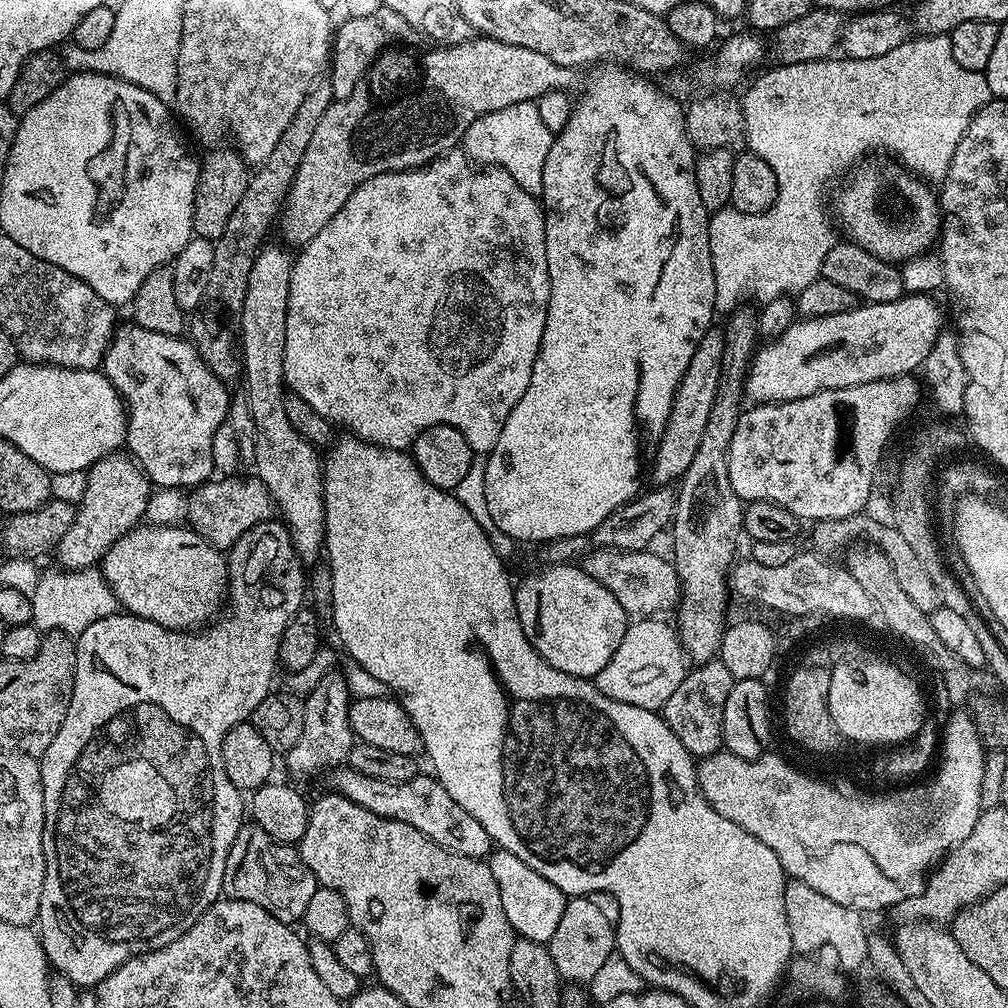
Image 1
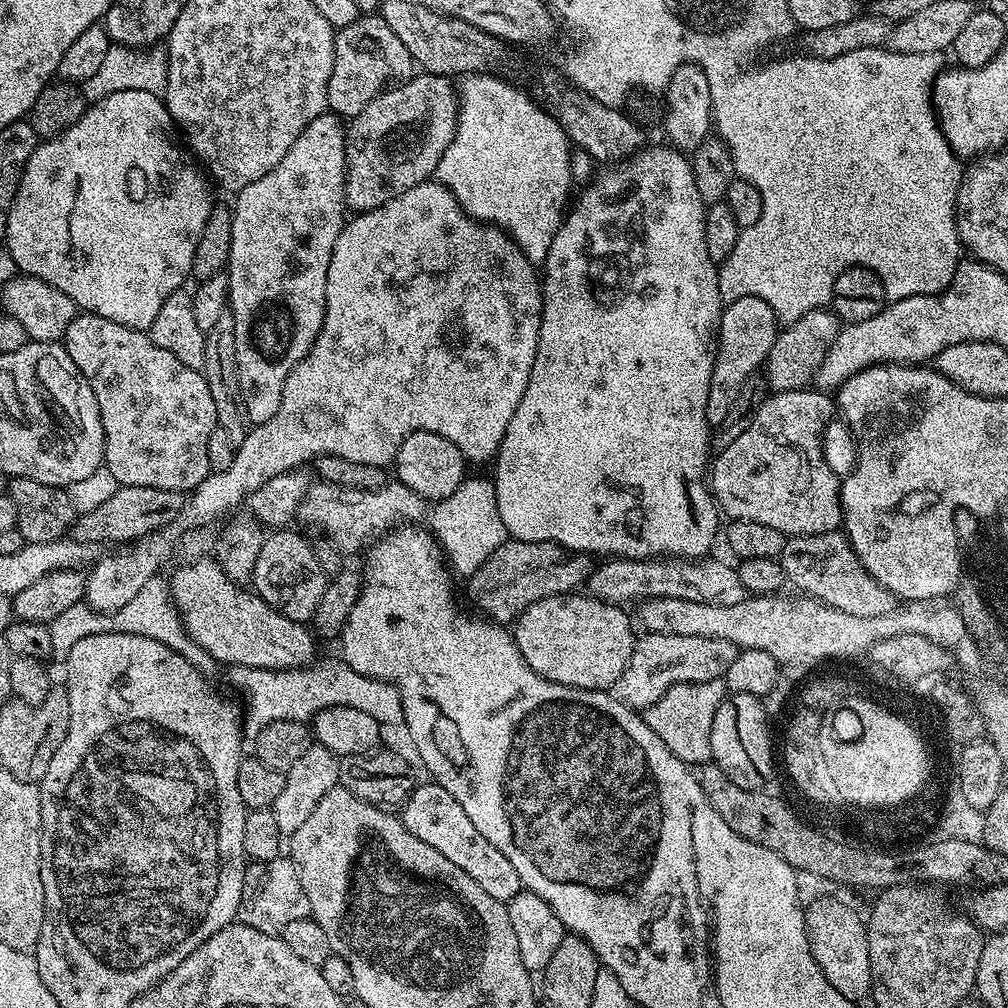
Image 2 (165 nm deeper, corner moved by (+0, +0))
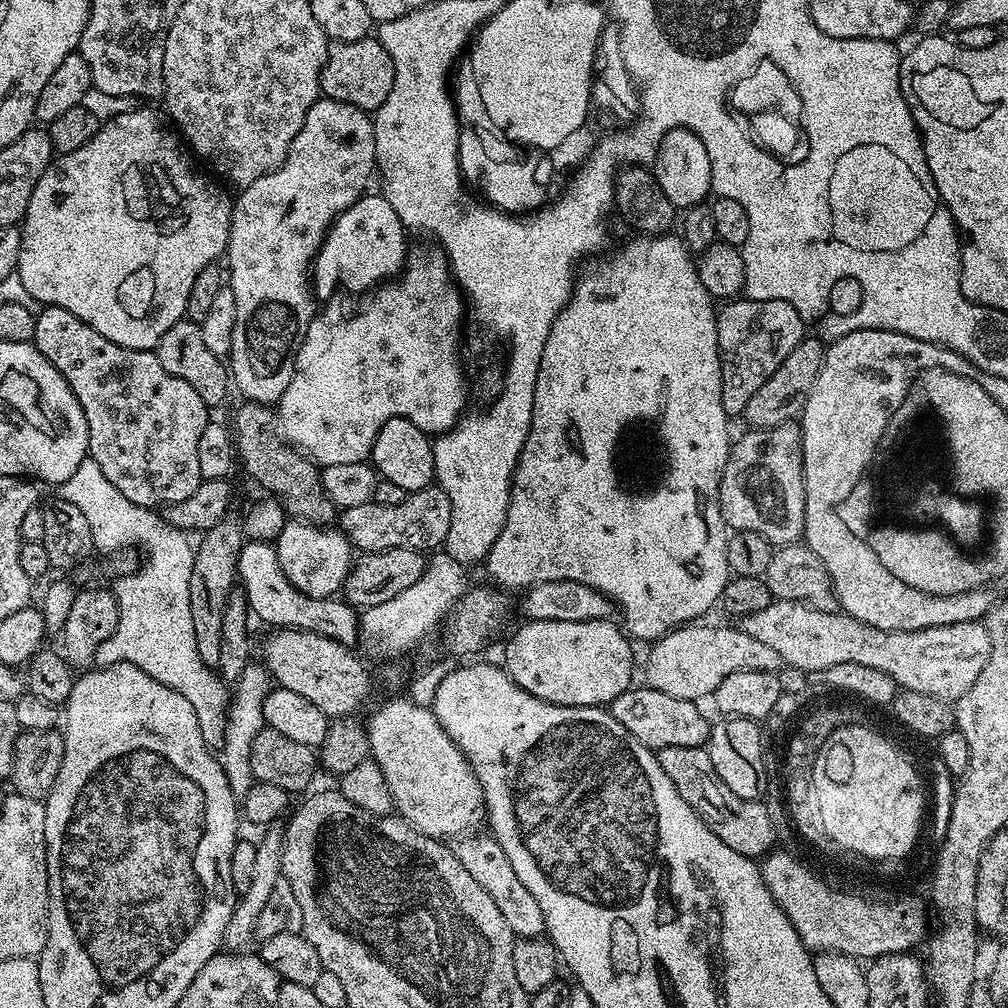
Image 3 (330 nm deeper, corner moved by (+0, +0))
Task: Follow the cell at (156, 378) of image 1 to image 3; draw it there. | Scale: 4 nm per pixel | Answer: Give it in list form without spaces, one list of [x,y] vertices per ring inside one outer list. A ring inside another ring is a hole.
[[[47,306],[41,307],[36,317],[34,343],[41,354],[59,370],[62,378],[66,378],[70,390],[74,390],[74,398],[78,398],[78,406],[82,406],[82,414],[86,414],[89,457],[94,462],[98,462],[102,474],[106,478],[110,478],[110,482],[114,482],[114,486],[118,486],[118,490],[122,490],[122,494],[126,494],[126,498],[130,498],[130,502],[134,502],[140,508],[156,510],[161,506],[182,502],[186,498],[190,498],[190,494],[194,494],[194,490],[198,490],[201,481],[200,471],[198,470],[198,441],[202,439],[202,430],[206,430],[206,426],[210,422],[210,416],[208,416],[210,409],[206,402],[202,402],[202,398],[198,398],[194,386],[182,382],[182,378],[174,378],[174,374],[170,374],[164,369],[162,362],[158,362],[155,351],[143,352],[142,350],[130,350],[118,346],[114,342],[110,342],[110,338],[102,338],[102,334],[98,334],[98,330],[86,326],[86,322],[74,318],[74,314],[70,314],[70,310]]]

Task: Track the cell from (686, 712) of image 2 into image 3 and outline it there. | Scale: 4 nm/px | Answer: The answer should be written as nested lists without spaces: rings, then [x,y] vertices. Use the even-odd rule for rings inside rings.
[[[633,686],[627,692],[618,694],[610,705],[610,711],[638,742],[647,748],[659,750],[670,746],[690,746],[702,748],[707,745],[710,731],[710,720],[704,717],[701,705],[695,700],[674,698],[674,694],[662,694],[662,690],[654,690],[650,686]]]

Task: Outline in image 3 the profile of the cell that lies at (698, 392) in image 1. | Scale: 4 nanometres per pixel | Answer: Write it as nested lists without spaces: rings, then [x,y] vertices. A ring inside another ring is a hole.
[[[733,298],[716,313],[716,325],[720,335],[720,365],[722,366],[722,406],[729,417],[739,417],[746,410],[746,402],[754,398],[754,394],[763,386],[769,376],[774,374],[786,362],[790,350],[798,346],[806,338],[806,321],[800,317],[798,310],[790,306],[790,302],[781,300],[750,300]]]

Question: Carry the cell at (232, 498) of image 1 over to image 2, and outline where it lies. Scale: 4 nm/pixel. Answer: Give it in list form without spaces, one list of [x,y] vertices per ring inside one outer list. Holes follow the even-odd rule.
[[[316,482],[300,501],[299,519],[304,519],[312,528],[321,528],[323,535],[342,554],[367,549],[369,545],[387,536],[393,528],[412,526],[426,516],[426,501],[410,486],[399,482],[387,482],[376,489],[347,488]]]

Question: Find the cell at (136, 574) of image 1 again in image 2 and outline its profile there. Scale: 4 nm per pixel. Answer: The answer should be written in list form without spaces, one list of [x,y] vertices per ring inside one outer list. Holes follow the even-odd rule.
[[[211,555],[189,559],[167,581],[180,621],[195,644],[212,655],[217,665],[284,671],[302,668],[317,655],[317,637],[307,623],[286,618],[255,591],[231,580]]]

